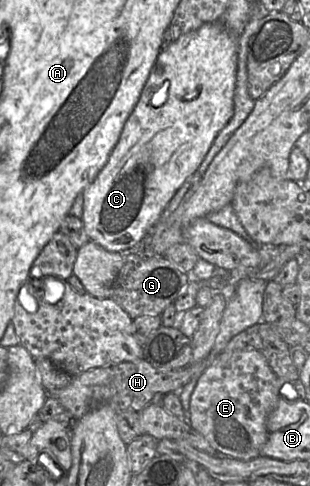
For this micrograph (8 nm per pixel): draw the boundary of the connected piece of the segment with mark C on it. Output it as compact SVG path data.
M219 22L189 32L161 50L108 163L83 190L81 220L90 241L111 252L127 253L150 233L183 183L195 173L220 130L234 113L237 38Z

